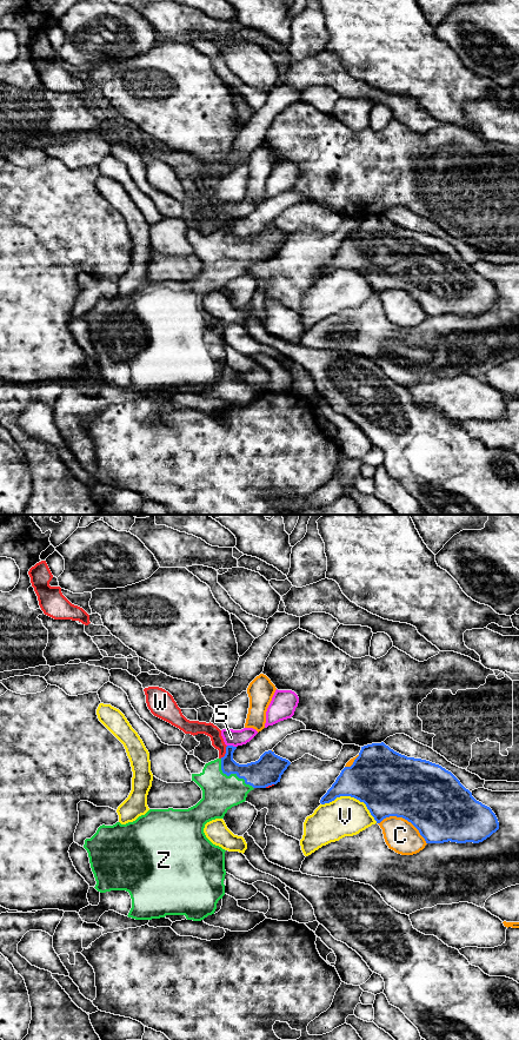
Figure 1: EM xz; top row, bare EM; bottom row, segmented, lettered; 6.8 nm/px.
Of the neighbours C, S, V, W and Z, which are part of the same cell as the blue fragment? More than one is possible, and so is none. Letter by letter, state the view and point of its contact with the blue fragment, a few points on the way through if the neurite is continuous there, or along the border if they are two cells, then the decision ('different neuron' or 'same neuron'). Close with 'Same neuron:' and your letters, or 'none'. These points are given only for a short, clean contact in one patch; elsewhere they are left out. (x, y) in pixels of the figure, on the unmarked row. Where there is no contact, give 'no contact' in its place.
C: meets blue in xz at (405, 291); different neuron
S: meets blue in xz at (232, 218); different neuron
V: meets blue in xz at (352, 269); different neuron
W: meets blue in xz at (226, 225); different neuron
Z: meets blue in xz at (232, 245); runs through xz (267, 243), (263, 245), (232, 245), (224, 253), (220, 265); same neuron
Same neuron: Z

